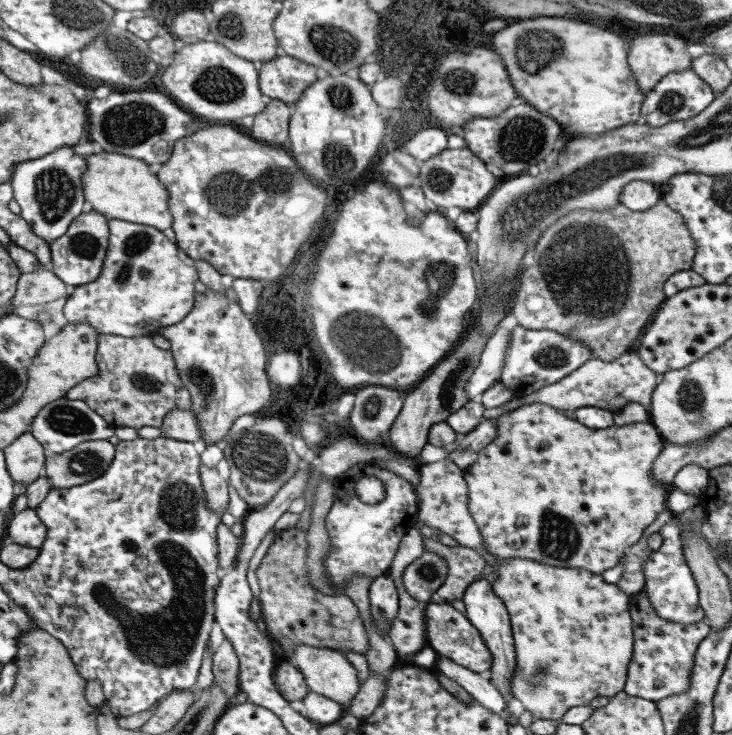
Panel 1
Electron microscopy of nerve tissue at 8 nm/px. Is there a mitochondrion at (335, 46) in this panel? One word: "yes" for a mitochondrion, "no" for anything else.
yes

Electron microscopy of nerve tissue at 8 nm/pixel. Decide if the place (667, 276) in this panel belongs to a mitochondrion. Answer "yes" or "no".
no

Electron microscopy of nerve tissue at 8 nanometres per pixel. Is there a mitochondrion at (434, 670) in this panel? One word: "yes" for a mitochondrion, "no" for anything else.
no

